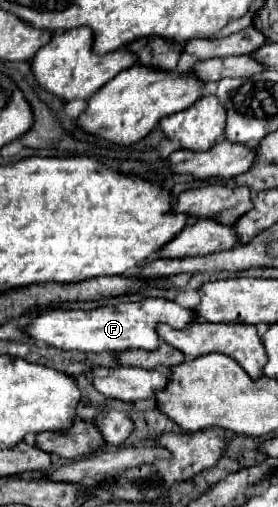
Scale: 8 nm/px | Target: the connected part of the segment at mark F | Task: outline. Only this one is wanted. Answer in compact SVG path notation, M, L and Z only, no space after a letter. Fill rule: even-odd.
M142 298L138 302L124 302L118 306L100 306L94 310L48 310L40 314L26 332L32 340L44 340L46 344L60 350L80 350L80 352L104 352L116 350L124 352L130 348L156 350L160 346L160 336L156 334L156 324L166 322L172 328L183 329L196 322L192 308L180 306L166 298Z

